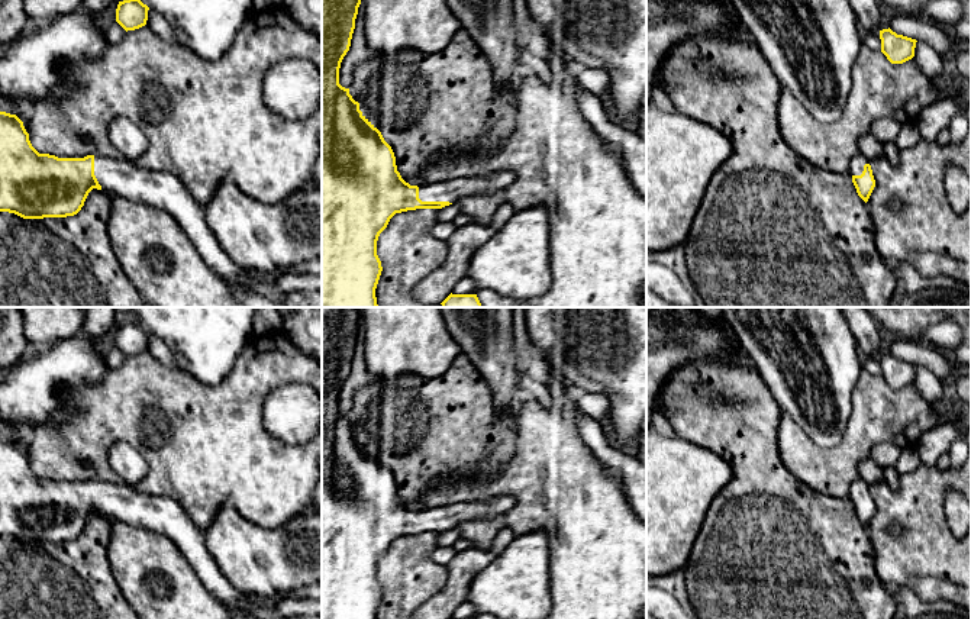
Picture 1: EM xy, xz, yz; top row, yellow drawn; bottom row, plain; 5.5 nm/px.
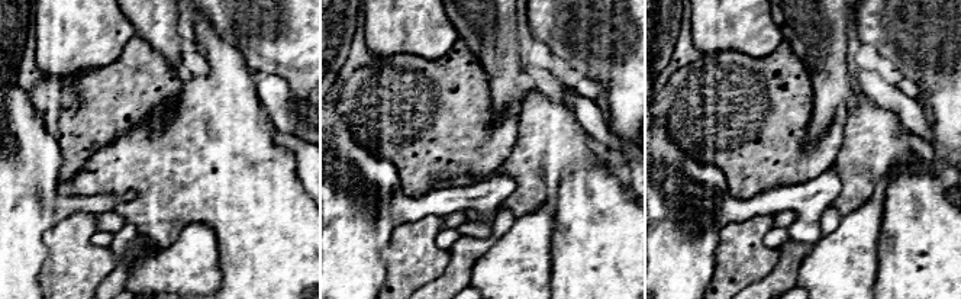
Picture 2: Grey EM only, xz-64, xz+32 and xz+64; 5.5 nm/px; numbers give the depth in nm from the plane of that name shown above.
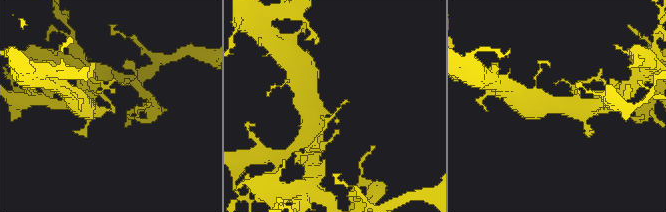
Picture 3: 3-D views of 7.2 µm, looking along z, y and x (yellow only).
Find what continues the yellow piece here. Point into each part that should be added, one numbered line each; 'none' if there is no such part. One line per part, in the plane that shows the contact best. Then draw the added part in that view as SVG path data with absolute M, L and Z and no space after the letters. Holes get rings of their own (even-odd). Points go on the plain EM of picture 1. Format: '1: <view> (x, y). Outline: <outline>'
1: xz (451, 515). Outline: M509 496L493 497L486 502L454 503L448 506L436 506L422 509L419 512L419 523L422 526L449 526L467 520L487 520L506 513L514 506L514 499Z

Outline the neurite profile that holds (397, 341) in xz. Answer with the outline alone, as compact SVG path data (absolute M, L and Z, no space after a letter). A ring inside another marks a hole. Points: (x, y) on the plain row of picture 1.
M361 307L361 328L372 380L401 374L436 378L461 354L441 307Z

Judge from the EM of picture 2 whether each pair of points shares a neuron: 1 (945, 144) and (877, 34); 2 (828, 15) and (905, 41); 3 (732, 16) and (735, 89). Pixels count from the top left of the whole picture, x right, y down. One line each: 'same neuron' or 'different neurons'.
1: same neuron
2: different neurons
3: different neurons

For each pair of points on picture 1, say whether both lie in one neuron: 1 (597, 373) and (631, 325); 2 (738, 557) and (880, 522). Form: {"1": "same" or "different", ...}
{"1": "same", "2": "different"}

